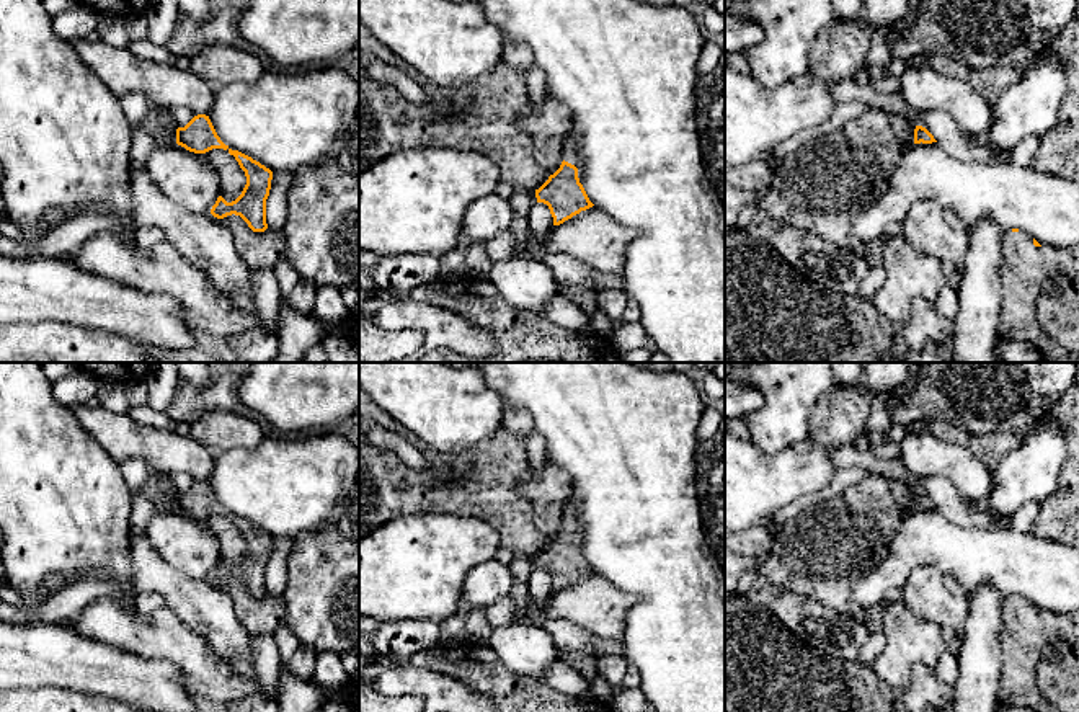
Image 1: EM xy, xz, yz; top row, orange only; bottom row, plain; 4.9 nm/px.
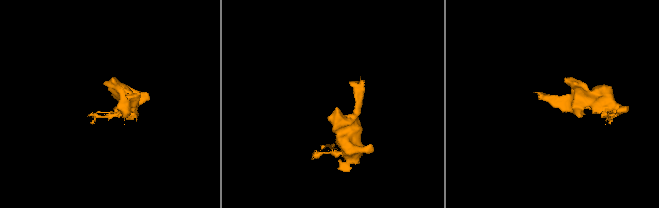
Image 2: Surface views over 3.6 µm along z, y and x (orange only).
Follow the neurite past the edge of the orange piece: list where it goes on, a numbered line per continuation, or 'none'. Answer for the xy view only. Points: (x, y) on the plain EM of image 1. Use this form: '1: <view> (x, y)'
none

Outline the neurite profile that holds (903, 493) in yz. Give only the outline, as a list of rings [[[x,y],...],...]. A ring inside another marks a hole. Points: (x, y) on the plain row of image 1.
[[[888,480],[888,487],[895,496],[895,501],[898,505],[898,508],[908,514],[909,511],[914,510],[914,495],[916,490],[912,487],[909,487],[904,482],[899,480]]]

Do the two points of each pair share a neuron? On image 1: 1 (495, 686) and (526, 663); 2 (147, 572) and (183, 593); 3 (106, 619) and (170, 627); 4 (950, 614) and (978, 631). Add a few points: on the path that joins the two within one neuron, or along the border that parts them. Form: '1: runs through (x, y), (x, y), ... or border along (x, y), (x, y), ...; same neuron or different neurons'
1: border along (487, 645), (516, 676), (526, 681), (546, 683); different neurons
2: runs through (155, 575), (175, 588); same neuron
3: runs through (123, 627), (154, 629); same neuron
4: border along (970, 595), (970, 613), (962, 631); different neurons

